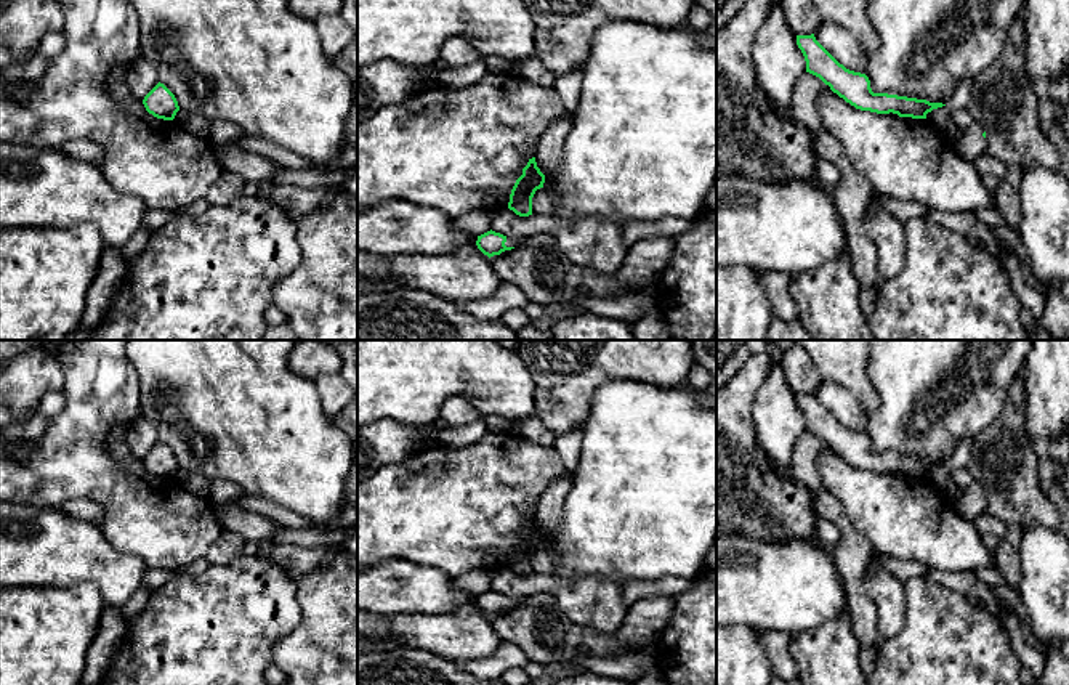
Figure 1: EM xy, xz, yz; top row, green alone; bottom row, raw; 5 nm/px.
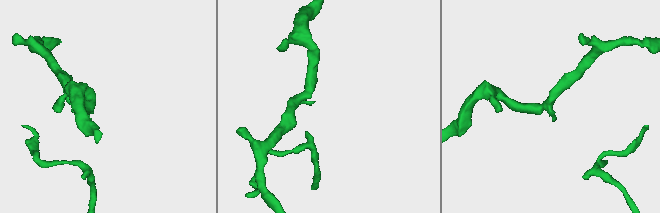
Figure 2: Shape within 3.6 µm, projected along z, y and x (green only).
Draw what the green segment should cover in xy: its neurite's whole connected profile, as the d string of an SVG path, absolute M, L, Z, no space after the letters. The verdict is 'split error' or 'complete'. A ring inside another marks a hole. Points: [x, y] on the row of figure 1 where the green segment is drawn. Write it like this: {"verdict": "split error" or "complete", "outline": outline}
{"verdict": "complete", "outline": "M160 82L144 96L143 104L149 114L163 120L173 120L180 111L175 95Z"}

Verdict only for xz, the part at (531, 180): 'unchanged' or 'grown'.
unchanged

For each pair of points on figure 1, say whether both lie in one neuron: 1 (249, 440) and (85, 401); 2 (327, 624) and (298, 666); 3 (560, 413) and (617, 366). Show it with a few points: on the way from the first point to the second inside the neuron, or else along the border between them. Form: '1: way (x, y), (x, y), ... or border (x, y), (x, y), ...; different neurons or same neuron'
1: border (138, 377), (138, 409), (141, 416); different neurons
2: way (327, 634), (308, 656); same neuron
3: way (572, 398), (603, 368); same neuron

